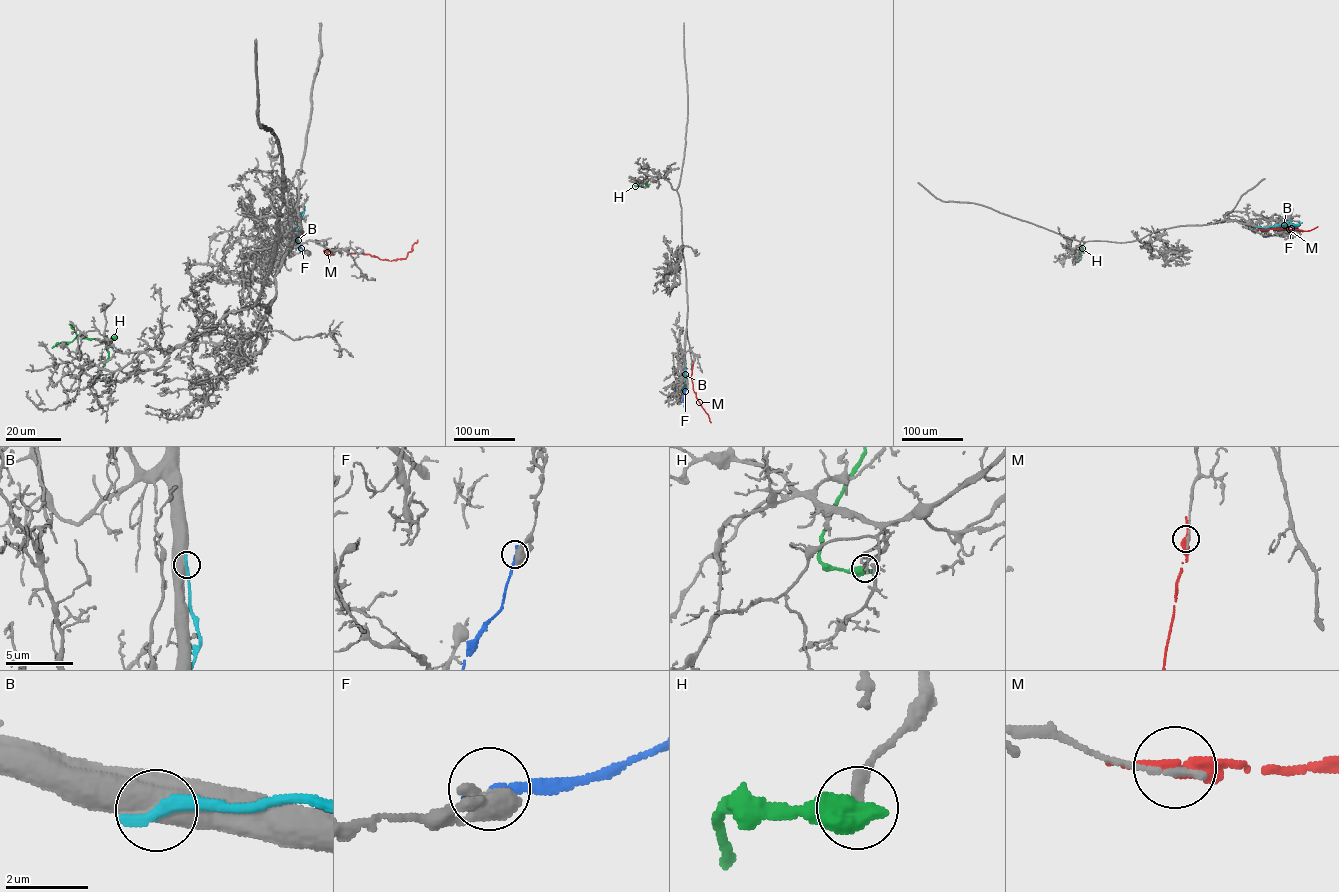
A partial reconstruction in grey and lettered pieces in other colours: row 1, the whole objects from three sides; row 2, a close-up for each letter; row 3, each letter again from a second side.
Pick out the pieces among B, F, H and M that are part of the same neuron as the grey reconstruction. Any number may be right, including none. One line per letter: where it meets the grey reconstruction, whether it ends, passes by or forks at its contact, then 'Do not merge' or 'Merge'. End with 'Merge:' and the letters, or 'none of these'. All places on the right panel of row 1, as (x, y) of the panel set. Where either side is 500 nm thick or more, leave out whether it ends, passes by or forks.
B: Touches grey at (1256, 227). Do not merge
F: Touches grey at (1283, 229). Do not merge
H: Touches grey at (1078, 257). Do not merge
M: Touches grey at (1257, 229). It passes by. Do not merge
Merge: none of these

